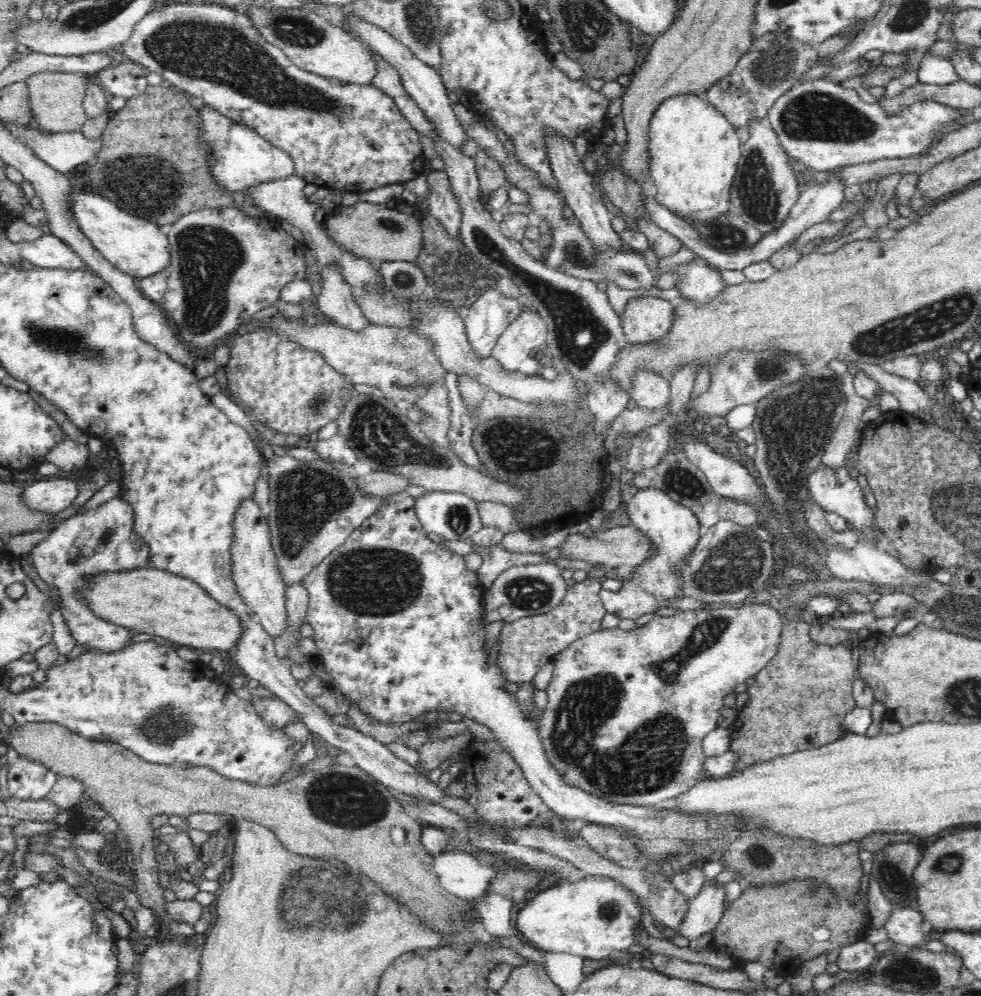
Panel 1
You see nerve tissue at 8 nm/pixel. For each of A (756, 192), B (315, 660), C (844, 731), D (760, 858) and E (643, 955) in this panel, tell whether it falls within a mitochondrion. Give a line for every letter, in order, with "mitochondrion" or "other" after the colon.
A: mitochondrion
B: other
C: other
D: mitochondrion
E: other

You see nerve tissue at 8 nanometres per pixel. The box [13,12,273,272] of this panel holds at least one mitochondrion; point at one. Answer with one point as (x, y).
(152, 188)

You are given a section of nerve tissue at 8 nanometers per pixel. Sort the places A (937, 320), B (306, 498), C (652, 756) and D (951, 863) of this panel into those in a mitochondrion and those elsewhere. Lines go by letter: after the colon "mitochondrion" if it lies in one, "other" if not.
A: mitochondrion
B: mitochondrion
C: mitochondrion
D: mitochondrion

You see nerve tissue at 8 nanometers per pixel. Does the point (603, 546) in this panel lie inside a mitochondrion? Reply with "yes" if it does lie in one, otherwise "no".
no

